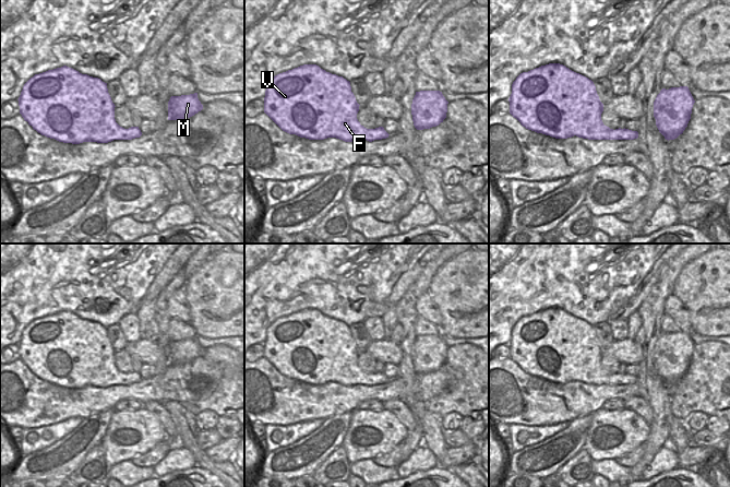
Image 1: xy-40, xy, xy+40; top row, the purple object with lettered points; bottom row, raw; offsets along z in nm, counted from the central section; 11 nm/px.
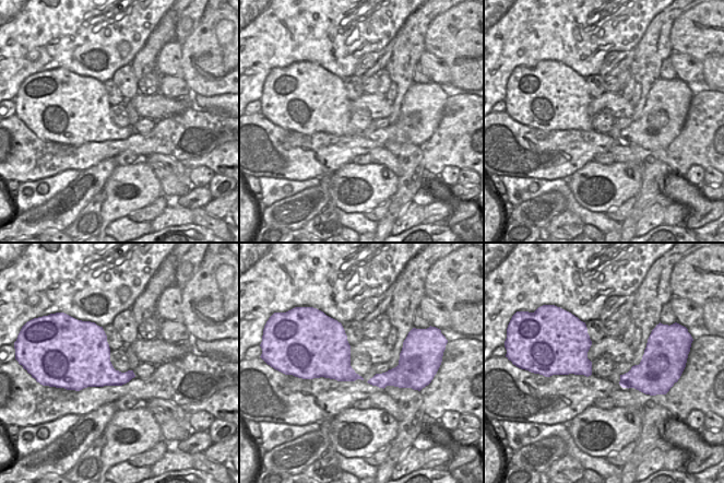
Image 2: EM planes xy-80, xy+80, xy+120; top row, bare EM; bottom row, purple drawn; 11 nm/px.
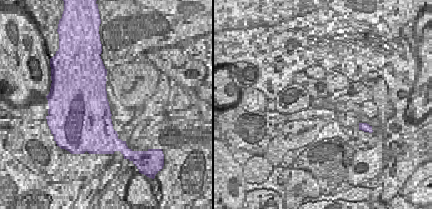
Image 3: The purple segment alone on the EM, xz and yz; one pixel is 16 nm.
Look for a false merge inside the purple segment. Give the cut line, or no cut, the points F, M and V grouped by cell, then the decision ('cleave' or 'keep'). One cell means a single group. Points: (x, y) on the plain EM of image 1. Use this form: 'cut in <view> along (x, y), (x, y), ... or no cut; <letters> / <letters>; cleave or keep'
no cut; F M V; keep

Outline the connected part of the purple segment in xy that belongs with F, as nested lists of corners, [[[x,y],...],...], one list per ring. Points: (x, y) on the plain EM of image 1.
[[[303,309],[275,320],[267,328],[264,342],[264,357],[289,379],[309,384],[336,382],[345,387],[388,382],[383,371],[367,373],[360,369],[357,364],[359,351],[349,325],[316,309]]]

